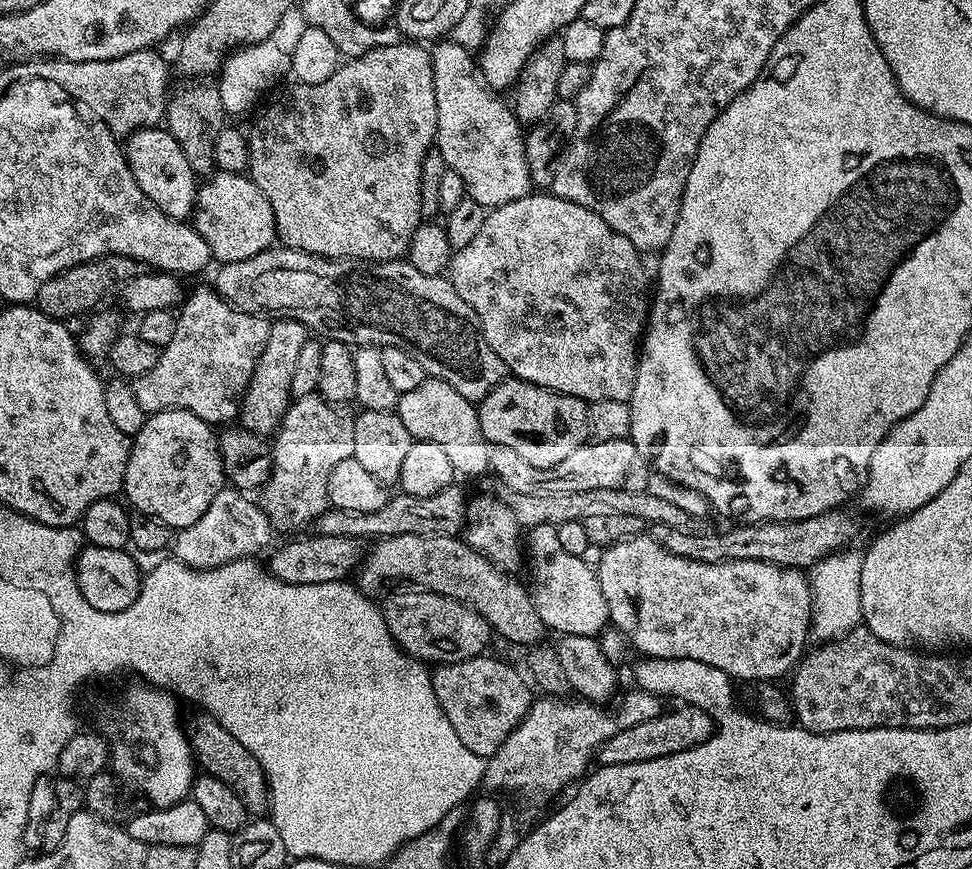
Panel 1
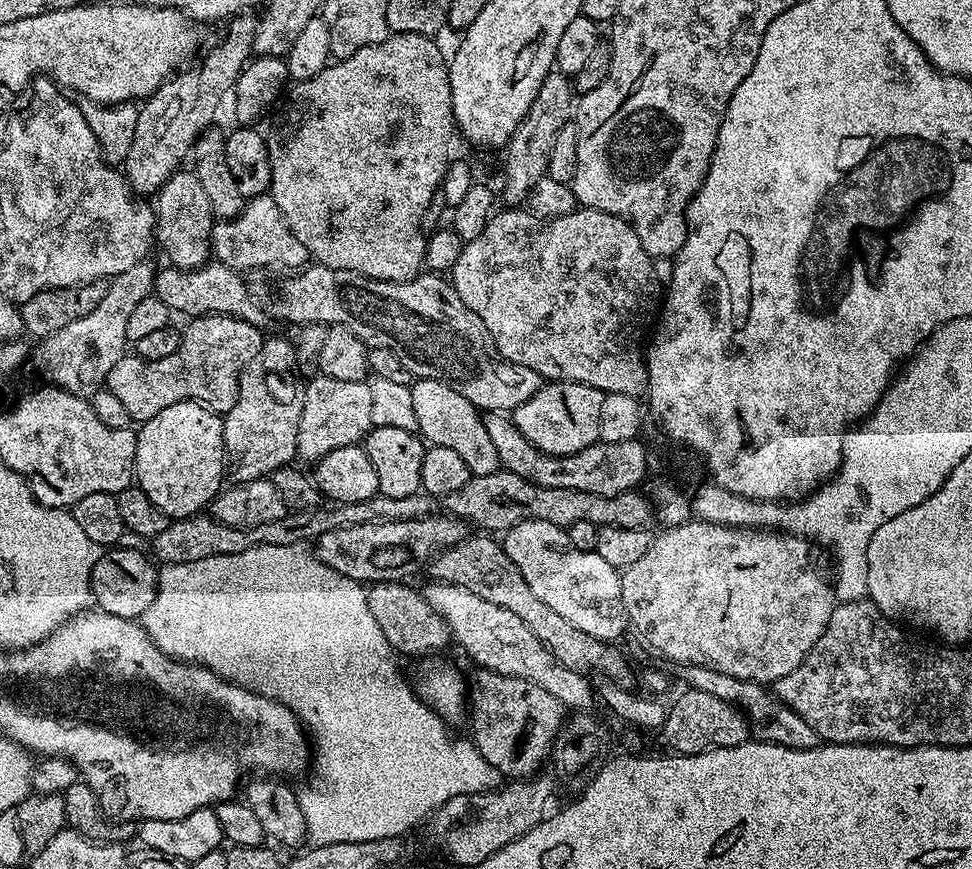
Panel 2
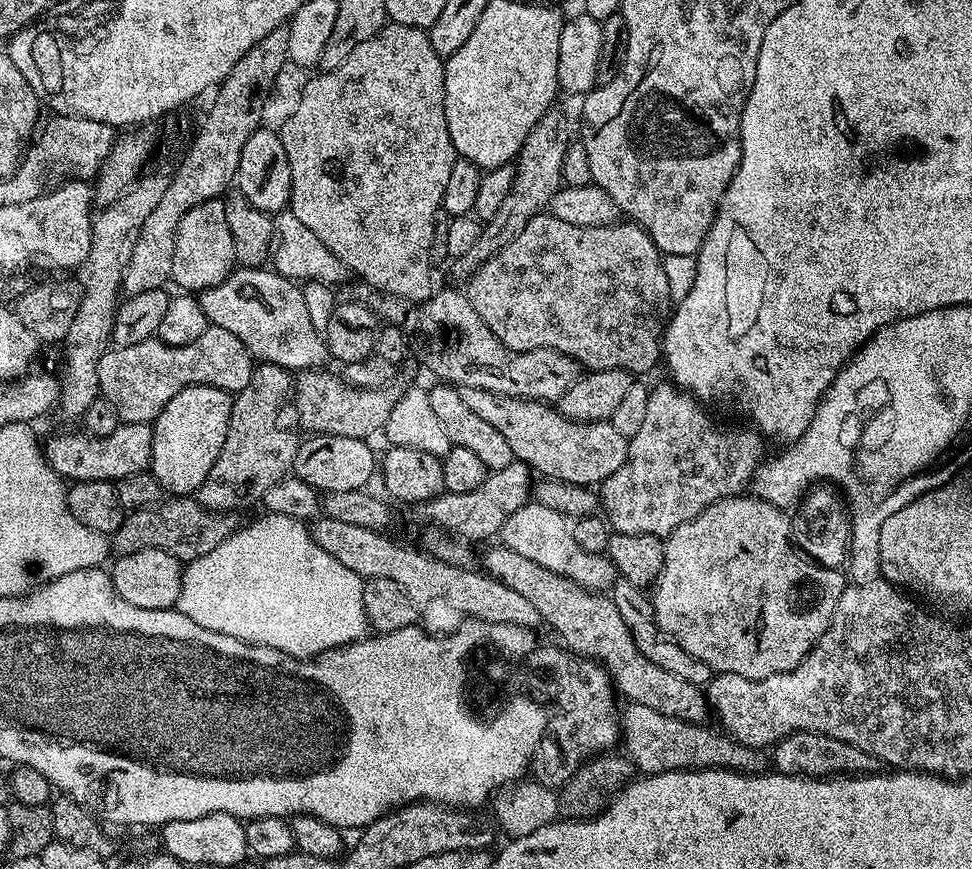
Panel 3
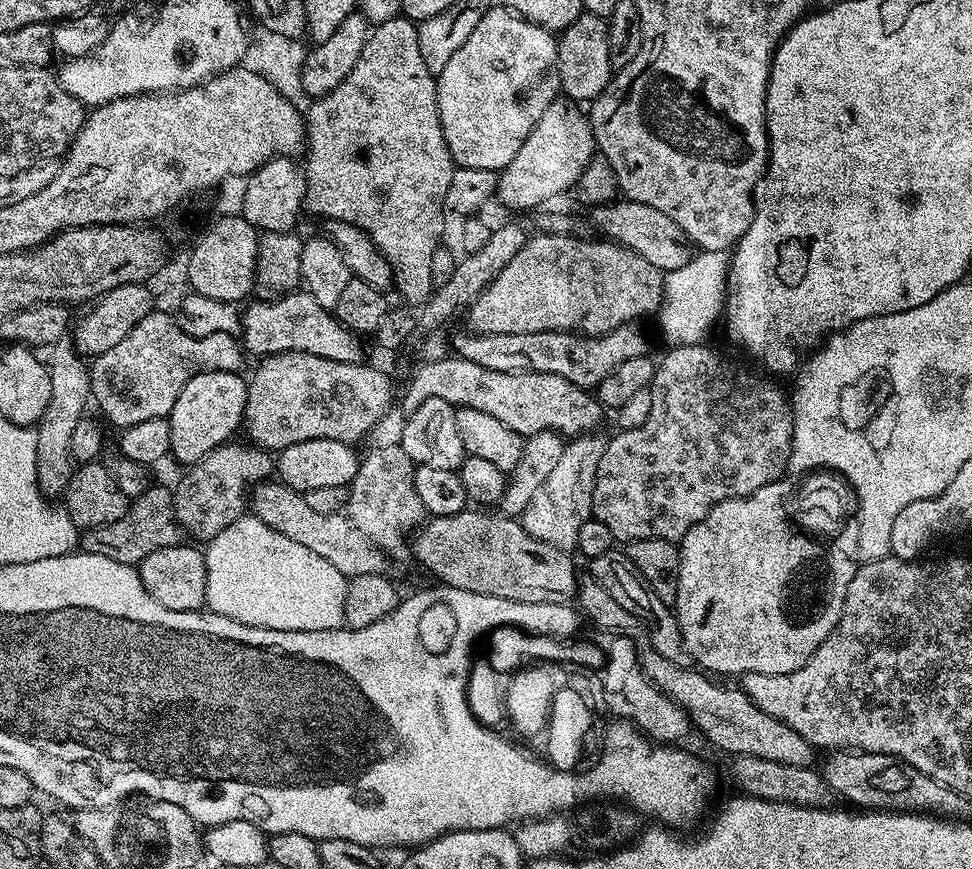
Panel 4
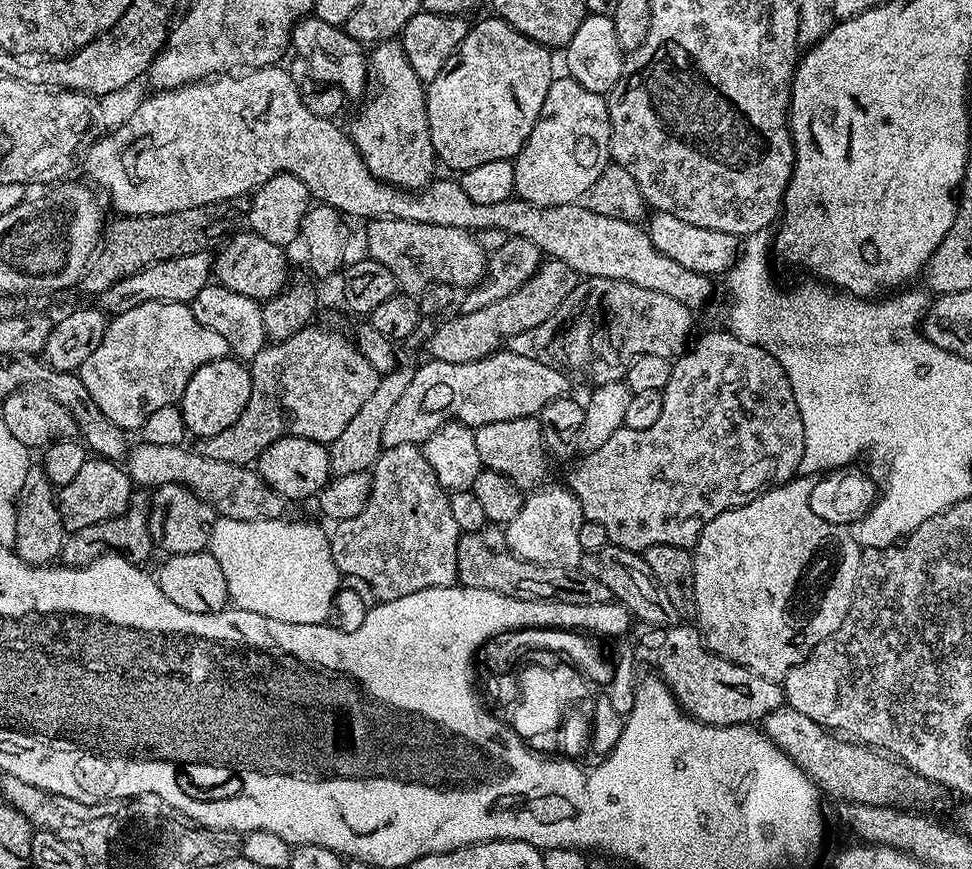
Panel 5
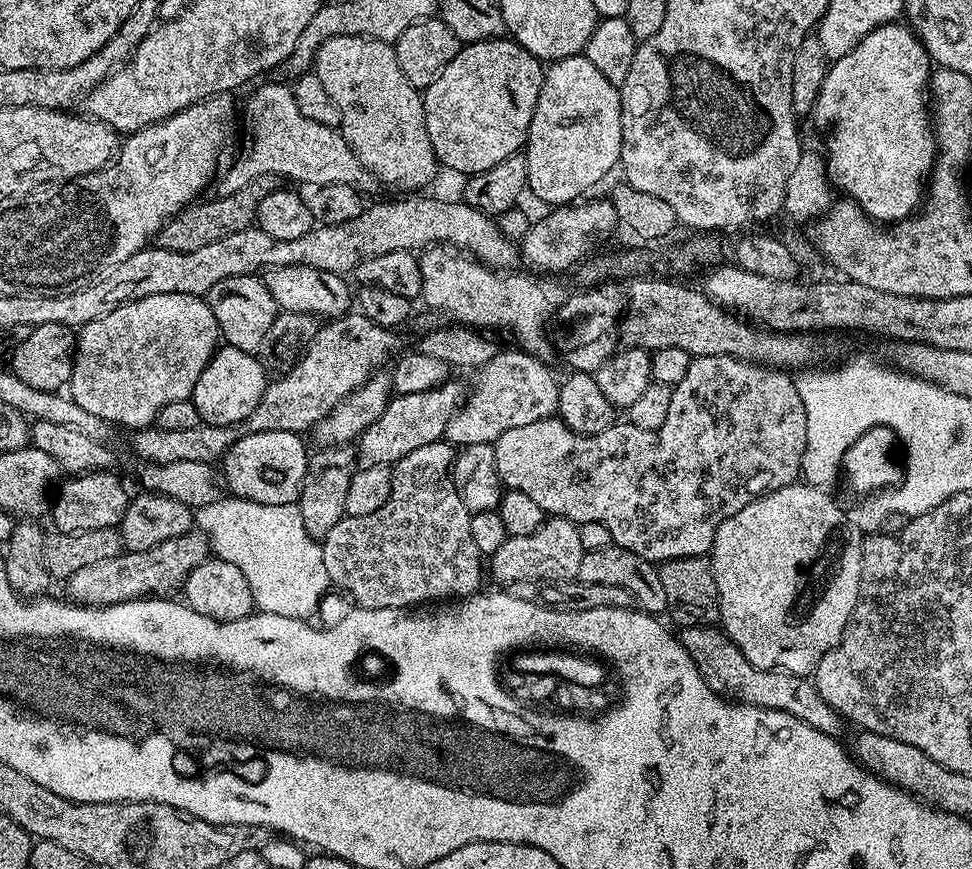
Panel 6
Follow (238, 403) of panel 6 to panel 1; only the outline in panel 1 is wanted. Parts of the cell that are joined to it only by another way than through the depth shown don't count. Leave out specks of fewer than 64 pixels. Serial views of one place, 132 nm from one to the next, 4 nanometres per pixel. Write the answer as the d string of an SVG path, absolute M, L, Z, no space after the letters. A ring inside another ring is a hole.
M181 408L153 412L131 441L123 495L128 495L127 503L135 511L150 514L174 530L194 526L225 484L217 433L193 412Z

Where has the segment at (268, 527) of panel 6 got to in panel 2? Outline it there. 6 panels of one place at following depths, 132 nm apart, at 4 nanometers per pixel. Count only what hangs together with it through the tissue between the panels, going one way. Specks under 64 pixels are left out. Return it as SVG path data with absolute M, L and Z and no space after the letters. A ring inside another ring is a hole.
M304 544L258 546L229 556L202 558L198 562L164 564L158 572L154 602L142 617L143 626L149 638L172 659L183 660L189 664L203 664L241 689L252 688L248 690L271 698L285 709L296 713L314 741L316 777L298 792L302 814L306 818L309 845L330 846L334 842L370 842L391 836L404 836L415 824L423 825L437 808L450 802L450 798L481 795L476 789L476 784L482 784L482 778L486 776L486 758L482 758L476 745L467 739L452 740L451 734L448 733L449 725L425 700L416 695L410 680L400 673L397 653L383 636L374 615L370 614L368 588L359 580L351 580L338 574L329 564L324 563L315 551L308 549L307 552L306 549Z

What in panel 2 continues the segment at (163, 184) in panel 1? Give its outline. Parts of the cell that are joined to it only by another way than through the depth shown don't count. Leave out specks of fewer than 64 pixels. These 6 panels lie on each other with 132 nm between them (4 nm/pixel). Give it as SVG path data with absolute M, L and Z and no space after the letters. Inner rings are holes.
M184 171L173 173L154 197L155 243L168 255L167 263L171 267L201 268L210 260L214 217L210 198L206 198L206 190L202 190L202 182L198 182L195 171Z

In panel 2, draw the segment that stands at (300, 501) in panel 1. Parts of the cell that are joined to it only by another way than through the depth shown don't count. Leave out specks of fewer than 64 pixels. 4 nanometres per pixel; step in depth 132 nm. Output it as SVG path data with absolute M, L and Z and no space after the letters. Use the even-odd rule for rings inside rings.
M323 374L313 375L309 380L312 381L303 385L304 405L302 422L298 422L296 455L301 461L315 462L338 446L360 444L373 427L373 422L367 416L370 410L370 387L364 380L342 382L339 378Z

